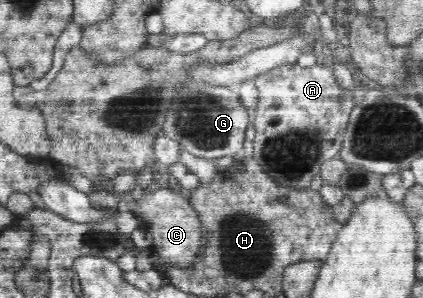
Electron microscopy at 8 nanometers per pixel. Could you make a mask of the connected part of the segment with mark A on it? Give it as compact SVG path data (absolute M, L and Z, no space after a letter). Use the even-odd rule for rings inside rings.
M319 62L313 70L290 63L253 78L259 91L258 104L251 110L251 127L256 131L253 157L269 177L286 188L309 189L323 164L341 153L351 112L359 101L353 92L339 86L331 71L329 66L319 66Z

